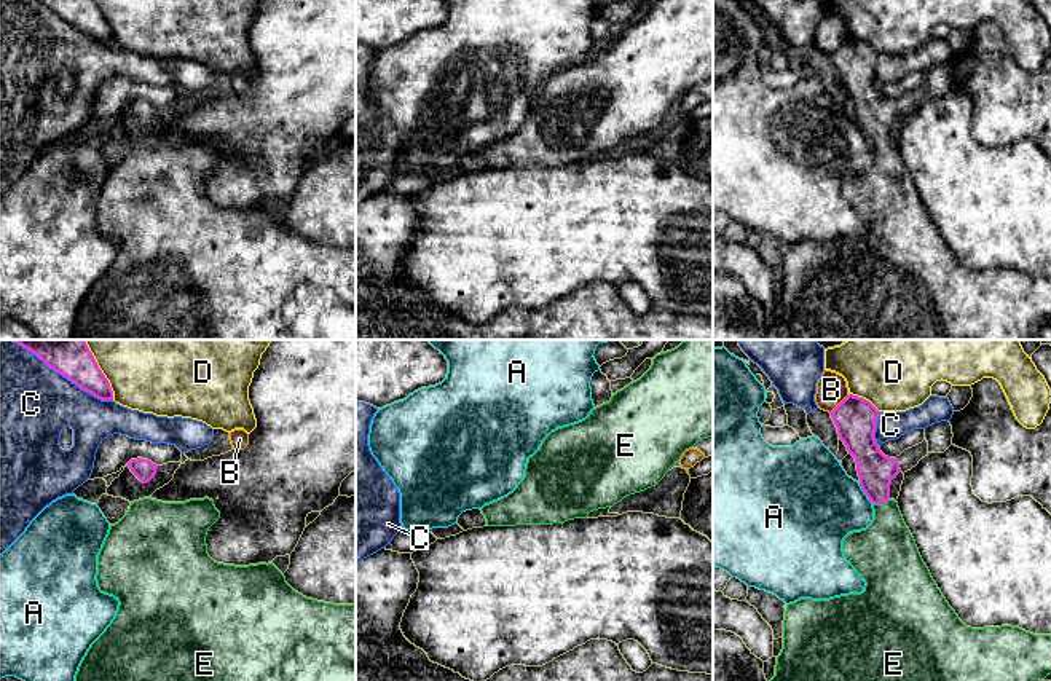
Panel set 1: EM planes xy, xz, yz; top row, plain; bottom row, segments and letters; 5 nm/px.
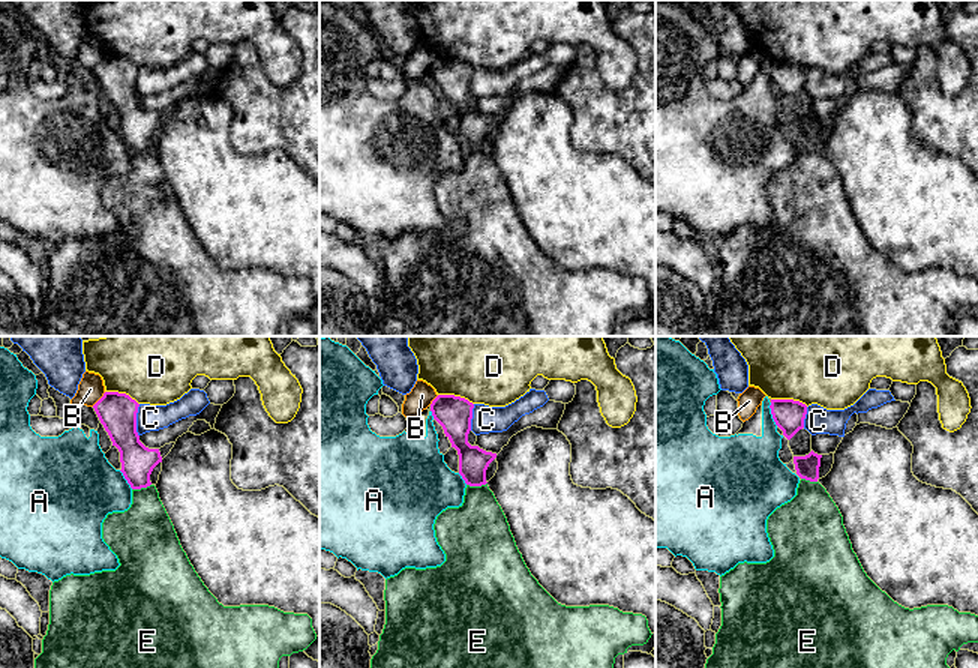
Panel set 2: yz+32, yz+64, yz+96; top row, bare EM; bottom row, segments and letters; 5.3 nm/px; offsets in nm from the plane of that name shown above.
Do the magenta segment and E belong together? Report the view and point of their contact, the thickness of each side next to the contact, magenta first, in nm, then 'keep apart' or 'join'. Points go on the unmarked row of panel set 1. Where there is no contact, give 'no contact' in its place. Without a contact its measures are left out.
yz (881, 145) | 190/320 nm | join

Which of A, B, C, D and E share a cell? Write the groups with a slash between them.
A / B / C / D / E

